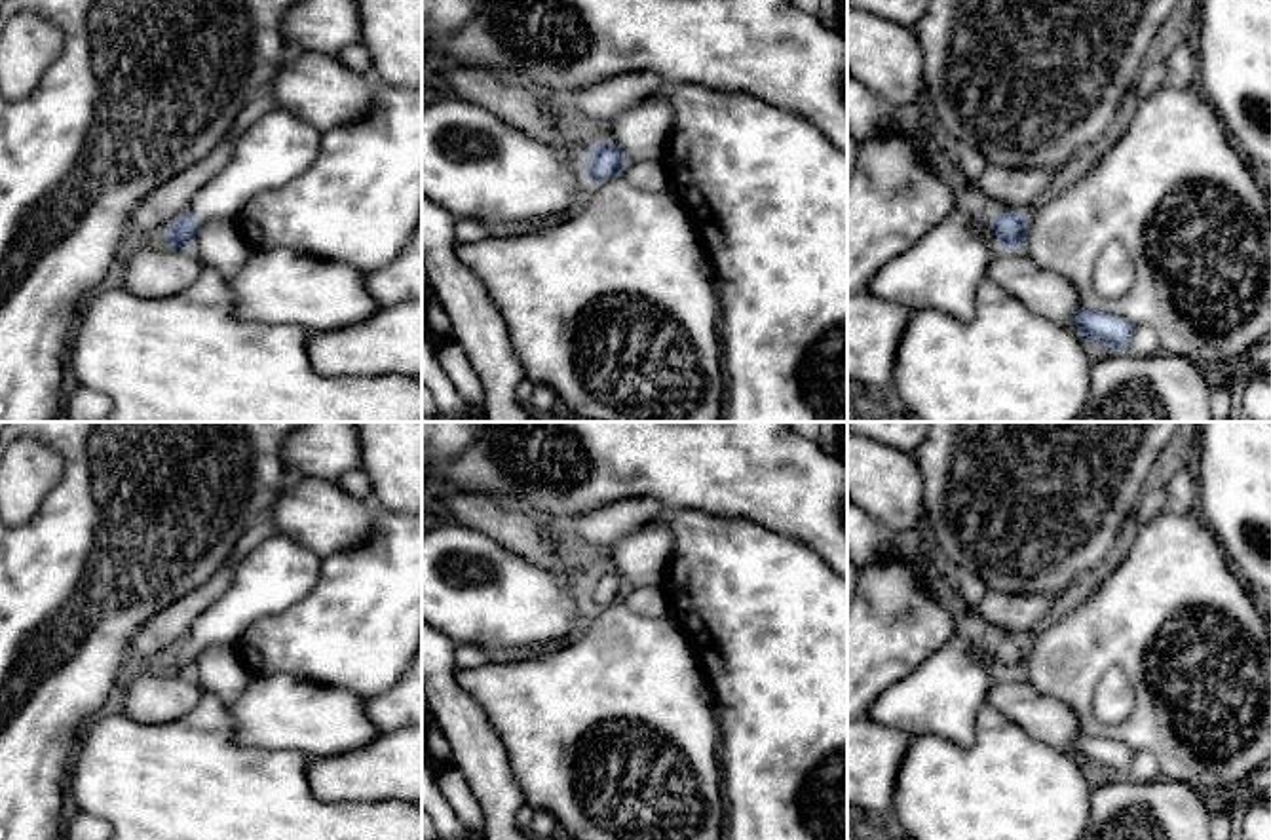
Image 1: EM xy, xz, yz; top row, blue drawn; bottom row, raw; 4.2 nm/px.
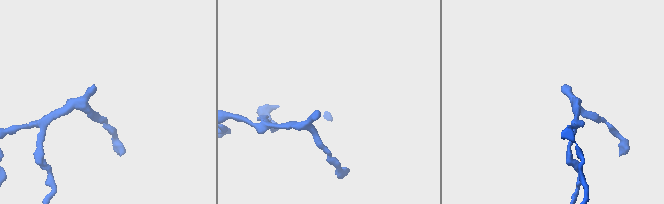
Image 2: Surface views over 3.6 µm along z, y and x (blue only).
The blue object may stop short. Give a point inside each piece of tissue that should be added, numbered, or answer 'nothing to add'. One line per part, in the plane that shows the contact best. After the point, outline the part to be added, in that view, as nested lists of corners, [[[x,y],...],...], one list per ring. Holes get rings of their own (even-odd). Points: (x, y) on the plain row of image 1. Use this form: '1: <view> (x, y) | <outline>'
1: xy (278, 572) | [[[272,534],[237,563],[230,587],[196,618],[188,637],[199,650],[236,644],[255,621],[308,597],[319,574],[319,555]]]

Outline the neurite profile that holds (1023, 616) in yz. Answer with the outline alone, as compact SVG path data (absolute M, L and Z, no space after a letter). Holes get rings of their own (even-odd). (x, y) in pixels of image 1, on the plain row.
M986 591L982 602L977 606L982 633L994 633L1030 640L1051 620L1051 606L1054 599L1047 593L1037 595L1005 595Z

